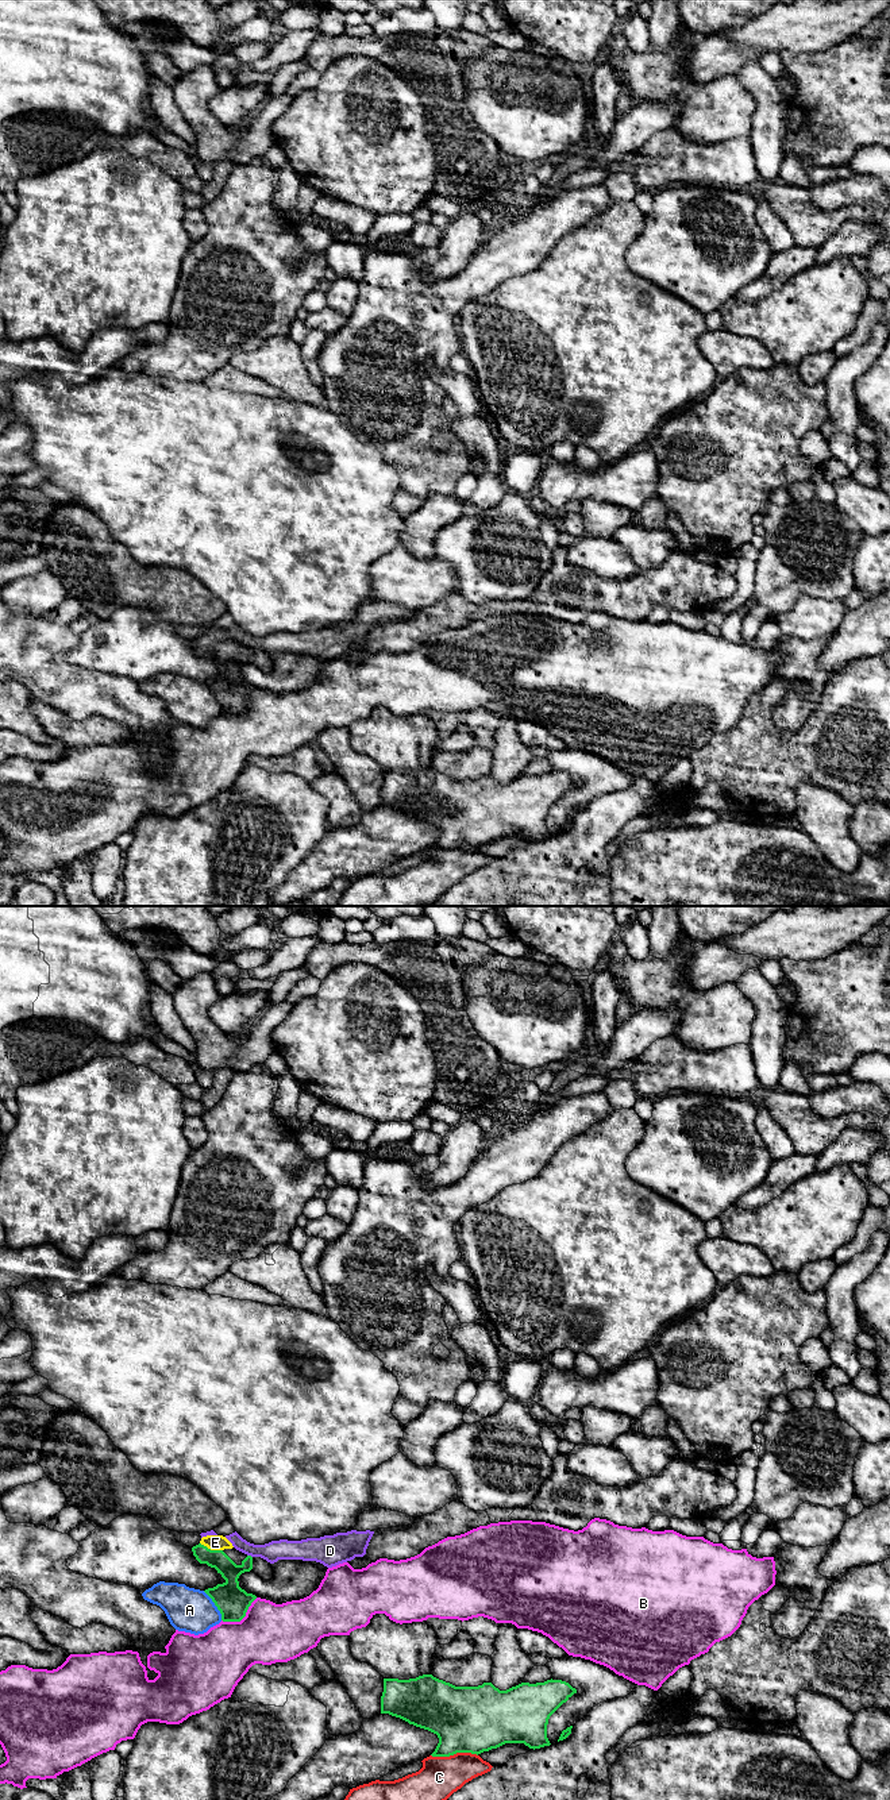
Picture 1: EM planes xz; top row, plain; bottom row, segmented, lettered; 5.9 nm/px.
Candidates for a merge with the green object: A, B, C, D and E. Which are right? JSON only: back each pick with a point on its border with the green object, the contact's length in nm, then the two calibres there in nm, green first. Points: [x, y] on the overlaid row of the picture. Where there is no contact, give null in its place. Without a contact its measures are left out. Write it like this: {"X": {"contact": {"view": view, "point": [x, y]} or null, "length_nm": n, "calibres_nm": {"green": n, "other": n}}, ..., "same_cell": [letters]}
{"E": {"contact": {"view": "xz", "point": [210, 1549]}, "length_nm": 140, "calibres_nm": {"green": 110, "other": 100}}, "same_cell": ["E"]}

